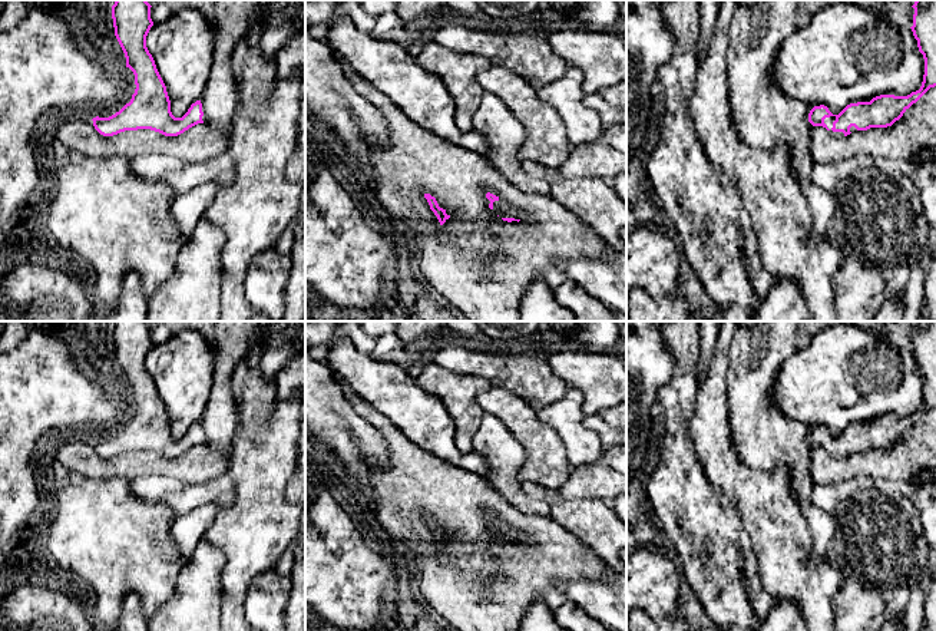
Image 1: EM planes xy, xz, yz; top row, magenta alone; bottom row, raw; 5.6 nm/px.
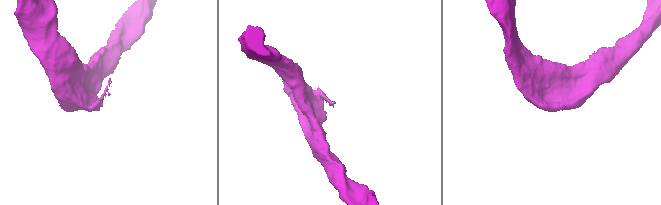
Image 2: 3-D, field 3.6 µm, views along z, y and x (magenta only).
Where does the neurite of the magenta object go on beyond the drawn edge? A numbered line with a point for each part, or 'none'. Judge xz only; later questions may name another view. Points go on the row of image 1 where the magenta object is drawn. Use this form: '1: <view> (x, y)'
1: xz (500, 208)

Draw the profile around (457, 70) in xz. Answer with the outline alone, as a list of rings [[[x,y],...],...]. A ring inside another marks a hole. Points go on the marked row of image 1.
[[[436,42],[426,43],[416,62],[444,83],[456,105],[457,128],[470,132],[484,93],[476,75],[492,65],[479,54],[456,52]]]

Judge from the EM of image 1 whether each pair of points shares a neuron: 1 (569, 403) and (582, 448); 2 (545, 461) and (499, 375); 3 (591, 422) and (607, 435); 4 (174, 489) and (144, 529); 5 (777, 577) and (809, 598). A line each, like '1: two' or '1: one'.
1: one
2: two
3: one
4: two
5: one

